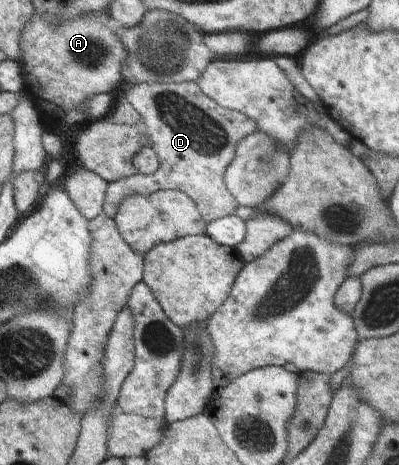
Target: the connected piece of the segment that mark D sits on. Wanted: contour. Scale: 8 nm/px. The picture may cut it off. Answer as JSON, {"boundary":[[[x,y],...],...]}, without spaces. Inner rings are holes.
{"boundary":[[[194,82],[128,85],[122,91],[120,101],[128,102],[141,115],[142,122],[147,129],[147,137],[150,139],[150,147],[154,149],[160,159],[160,169],[153,174],[136,173],[133,176],[110,182],[107,185],[103,212],[109,218],[114,219],[125,197],[135,194],[147,196],[162,189],[180,190],[191,197],[208,224],[224,216],[234,216],[239,203],[228,191],[224,183],[224,174],[234,157],[237,143],[249,133],[254,133],[257,130],[257,121],[238,110],[218,105]]]}

